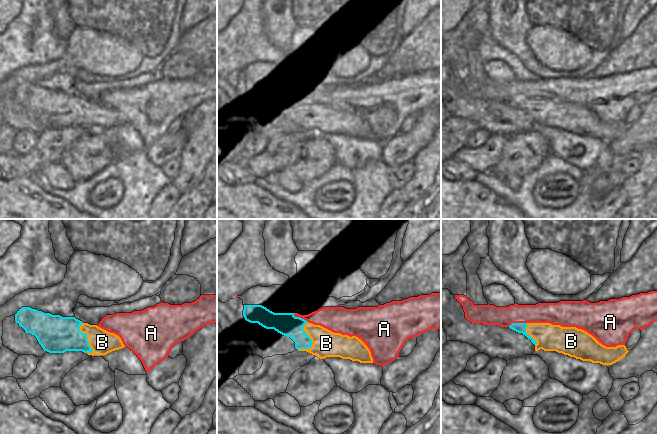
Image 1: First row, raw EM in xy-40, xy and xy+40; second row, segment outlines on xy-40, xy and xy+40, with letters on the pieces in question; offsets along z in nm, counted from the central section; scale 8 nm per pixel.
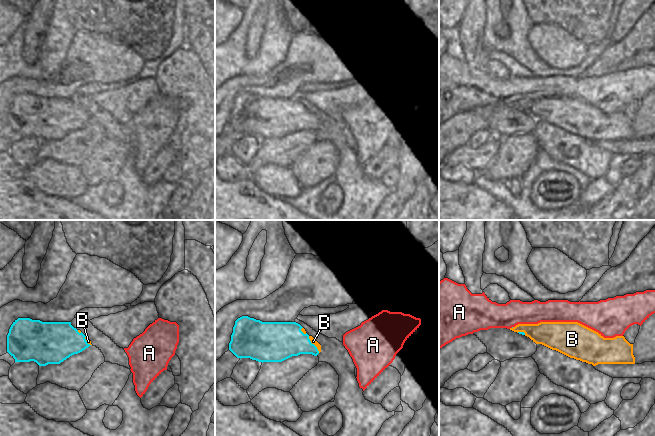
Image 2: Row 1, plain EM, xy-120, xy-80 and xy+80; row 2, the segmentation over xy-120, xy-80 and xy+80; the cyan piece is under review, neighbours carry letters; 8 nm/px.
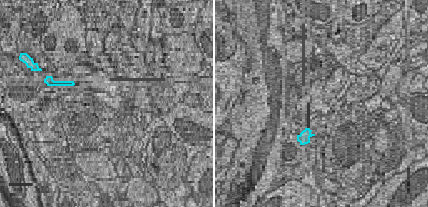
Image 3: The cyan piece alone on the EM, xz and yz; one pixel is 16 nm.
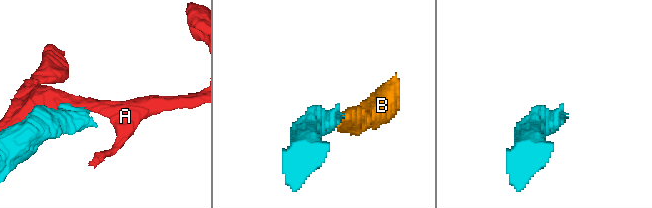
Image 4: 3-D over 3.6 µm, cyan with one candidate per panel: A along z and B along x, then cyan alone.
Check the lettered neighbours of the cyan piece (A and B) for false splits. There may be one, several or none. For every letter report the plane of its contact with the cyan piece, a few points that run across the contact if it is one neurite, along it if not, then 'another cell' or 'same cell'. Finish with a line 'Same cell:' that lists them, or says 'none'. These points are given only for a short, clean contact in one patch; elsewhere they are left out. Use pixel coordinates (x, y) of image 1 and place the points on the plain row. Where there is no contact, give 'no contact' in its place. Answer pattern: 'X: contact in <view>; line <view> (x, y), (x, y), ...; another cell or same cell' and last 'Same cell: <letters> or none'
A: contact in xy+40; line xy+40 (526, 98), (512, 98), (508, 102); another cell
B: contact in xy; line xy (287, 100), (297, 104), (311, 117), (326, 119); same cell
Same cell: B

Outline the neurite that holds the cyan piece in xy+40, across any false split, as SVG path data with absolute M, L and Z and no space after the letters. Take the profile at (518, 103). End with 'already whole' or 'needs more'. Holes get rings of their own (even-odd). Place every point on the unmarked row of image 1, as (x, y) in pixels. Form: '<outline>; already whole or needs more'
M512 99L509 104L530 115L535 121L535 127L556 127L602 141L612 141L629 128L625 121L606 123L595 113L576 103L562 103L550 99Z; needs more

